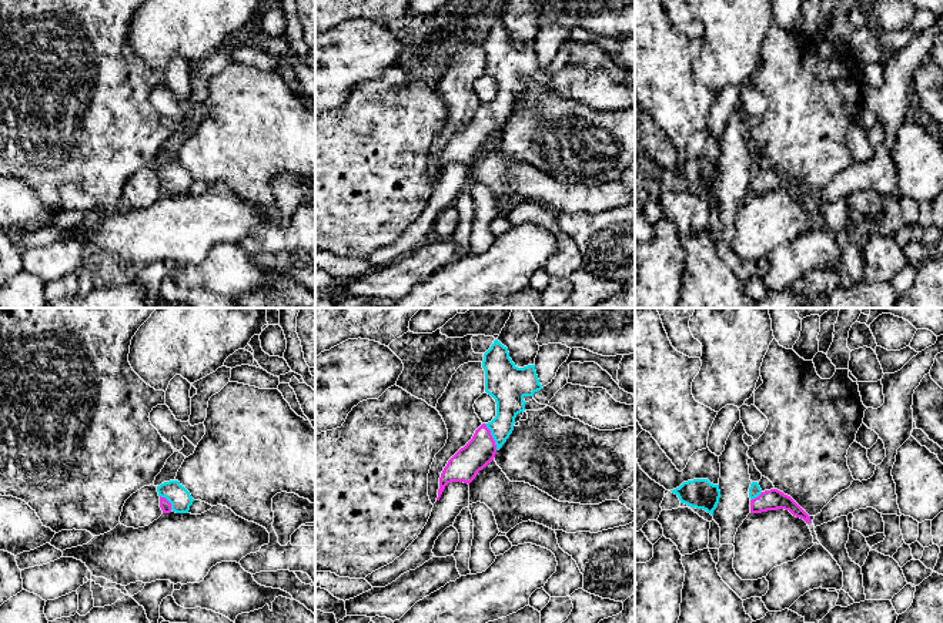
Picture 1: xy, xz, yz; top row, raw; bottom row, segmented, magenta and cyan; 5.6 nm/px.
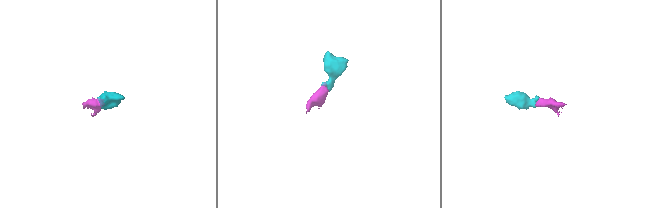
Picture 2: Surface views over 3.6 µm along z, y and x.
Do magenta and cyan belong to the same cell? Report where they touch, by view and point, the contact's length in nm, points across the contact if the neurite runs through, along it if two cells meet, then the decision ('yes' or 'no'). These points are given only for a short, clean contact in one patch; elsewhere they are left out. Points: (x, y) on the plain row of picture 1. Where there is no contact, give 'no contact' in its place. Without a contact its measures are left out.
meets magenta in xz at (491, 117); contact 170 nm long; runs through xz (480, 131), (491, 117), (502, 106), (510, 81); yes

